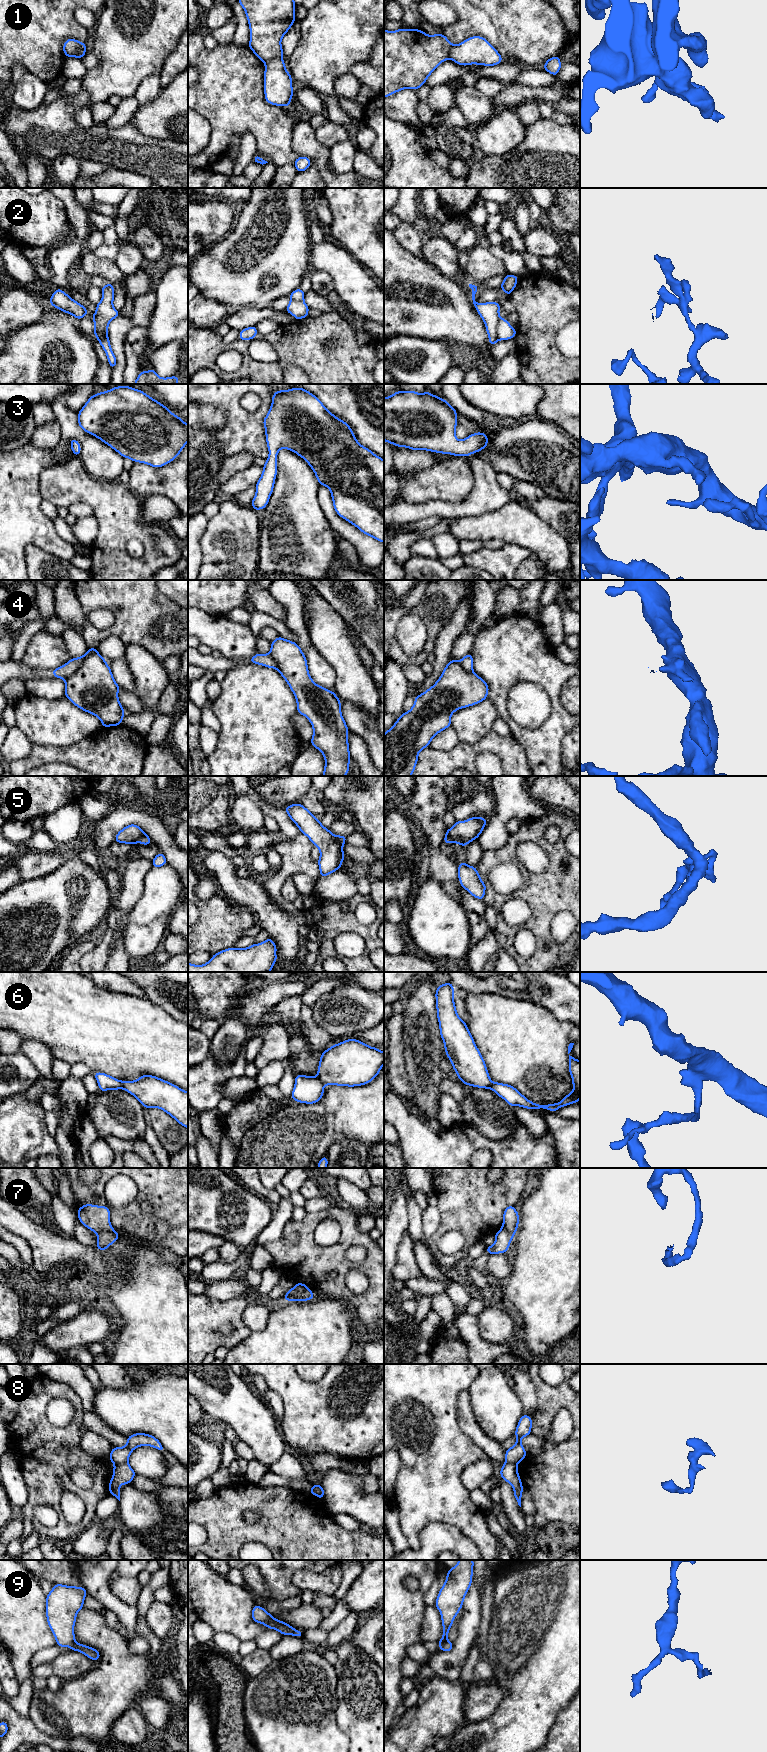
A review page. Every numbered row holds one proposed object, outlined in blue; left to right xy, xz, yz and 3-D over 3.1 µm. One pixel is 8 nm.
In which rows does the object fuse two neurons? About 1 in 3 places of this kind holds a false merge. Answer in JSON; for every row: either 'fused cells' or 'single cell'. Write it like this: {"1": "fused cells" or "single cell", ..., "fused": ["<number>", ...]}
{"1": "fused cells", "2": "single cell", "3": "single cell", "4": "fused cells", "5": "single cell", "6": "single cell", "7": "fused cells", "8": "single cell", "9": "fused cells", "fused": ["1", "4", "7", "9"]}

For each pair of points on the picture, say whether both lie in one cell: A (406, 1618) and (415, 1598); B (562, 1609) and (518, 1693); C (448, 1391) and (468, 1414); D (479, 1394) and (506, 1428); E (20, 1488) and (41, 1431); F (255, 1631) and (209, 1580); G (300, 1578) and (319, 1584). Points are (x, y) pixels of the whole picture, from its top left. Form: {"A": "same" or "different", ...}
{"A": "same", "B": "same", "C": "different", "D": "same", "E": "different", "F": "same", "G": "same"}

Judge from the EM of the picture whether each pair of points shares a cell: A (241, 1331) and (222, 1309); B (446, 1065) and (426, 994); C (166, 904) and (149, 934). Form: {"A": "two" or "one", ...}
{"A": "one", "B": "two", "C": "one"}

